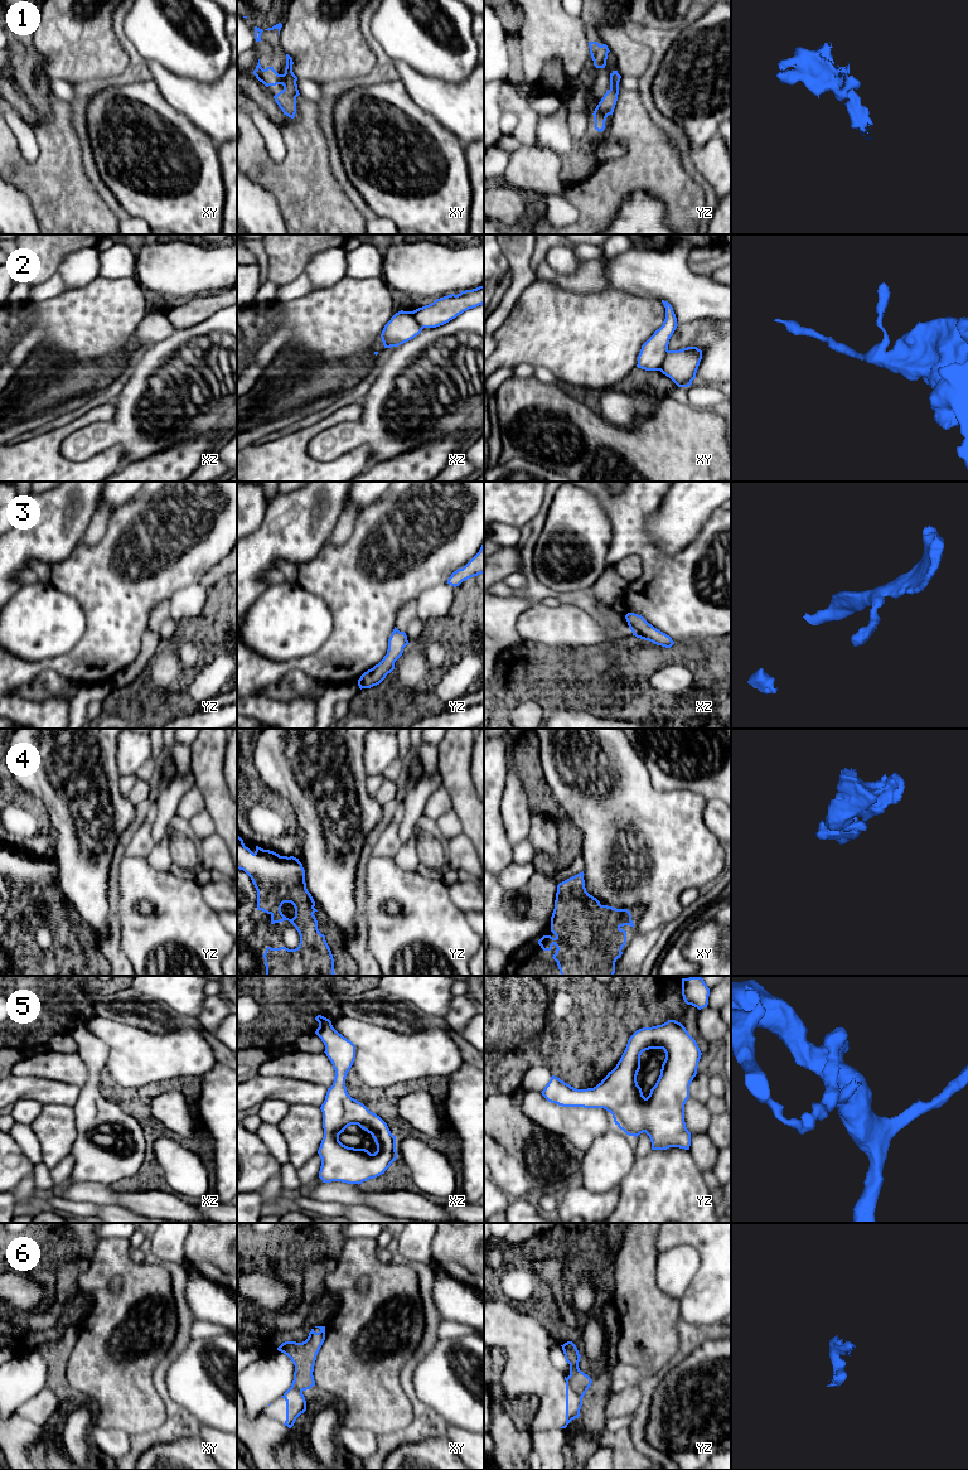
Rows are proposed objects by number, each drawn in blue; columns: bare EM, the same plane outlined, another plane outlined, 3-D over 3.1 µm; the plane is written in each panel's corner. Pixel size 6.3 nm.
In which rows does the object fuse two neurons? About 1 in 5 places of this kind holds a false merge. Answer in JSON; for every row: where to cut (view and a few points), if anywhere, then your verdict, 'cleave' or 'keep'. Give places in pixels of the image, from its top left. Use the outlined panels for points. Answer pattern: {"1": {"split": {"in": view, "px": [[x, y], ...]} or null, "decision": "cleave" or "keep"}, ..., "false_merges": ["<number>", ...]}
{"1": {"split": null, "decision": "keep"}, "2": {"split": {"in": "xy", "px": [[668, 351], [659, 370]]}, "decision": "cleave"}, "3": {"split": null, "decision": "keep"}, "4": {"split": null, "decision": "keep"}, "5": {"split": null, "decision": "keep"}, "6": {"split": {"in": "yz", "px": [[566, 1378], [569, 1384], [581, 1397]]}, "decision": "cleave"}, "false_merges": ["2", "6"]}

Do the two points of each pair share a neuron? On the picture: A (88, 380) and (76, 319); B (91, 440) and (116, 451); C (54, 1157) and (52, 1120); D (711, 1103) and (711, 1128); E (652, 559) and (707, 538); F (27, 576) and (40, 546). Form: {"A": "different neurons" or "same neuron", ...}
{"A": "different neurons", "B": "different neurons", "C": "same neuron", "D": "different neurons", "E": "same neuron", "F": "different neurons"}

